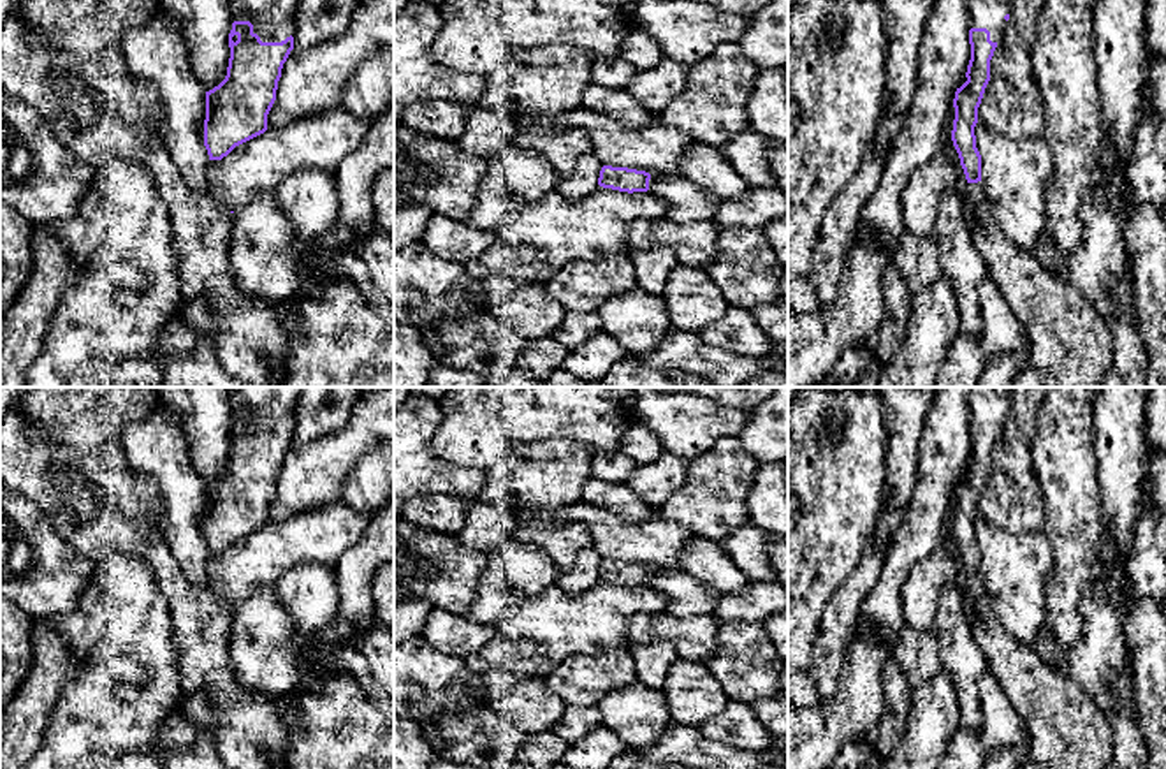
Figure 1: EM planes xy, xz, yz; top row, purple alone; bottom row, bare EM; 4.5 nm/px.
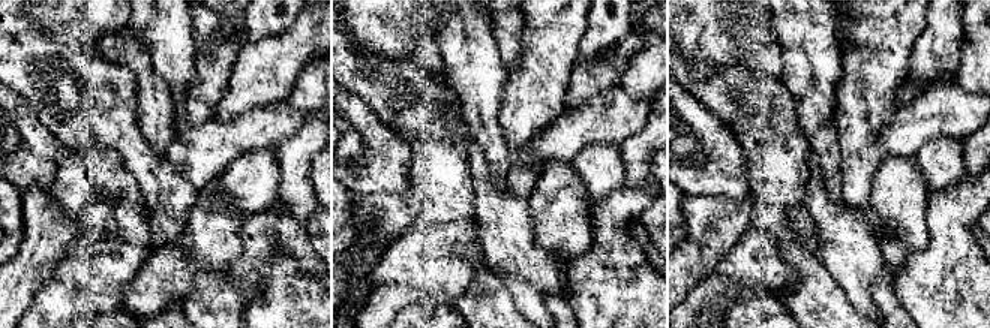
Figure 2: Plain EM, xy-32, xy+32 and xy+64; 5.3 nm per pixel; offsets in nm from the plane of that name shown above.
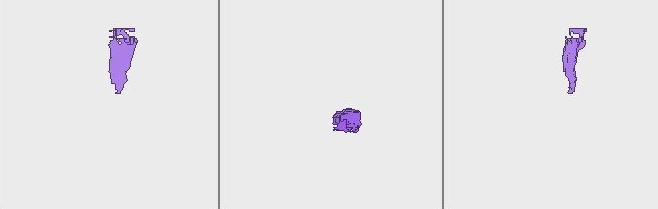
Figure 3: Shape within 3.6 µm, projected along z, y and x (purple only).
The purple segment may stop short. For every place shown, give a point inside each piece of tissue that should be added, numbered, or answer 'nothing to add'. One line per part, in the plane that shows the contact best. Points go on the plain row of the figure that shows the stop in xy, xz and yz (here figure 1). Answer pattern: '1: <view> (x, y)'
1: xy (273, 409)
2: yz (975, 592)

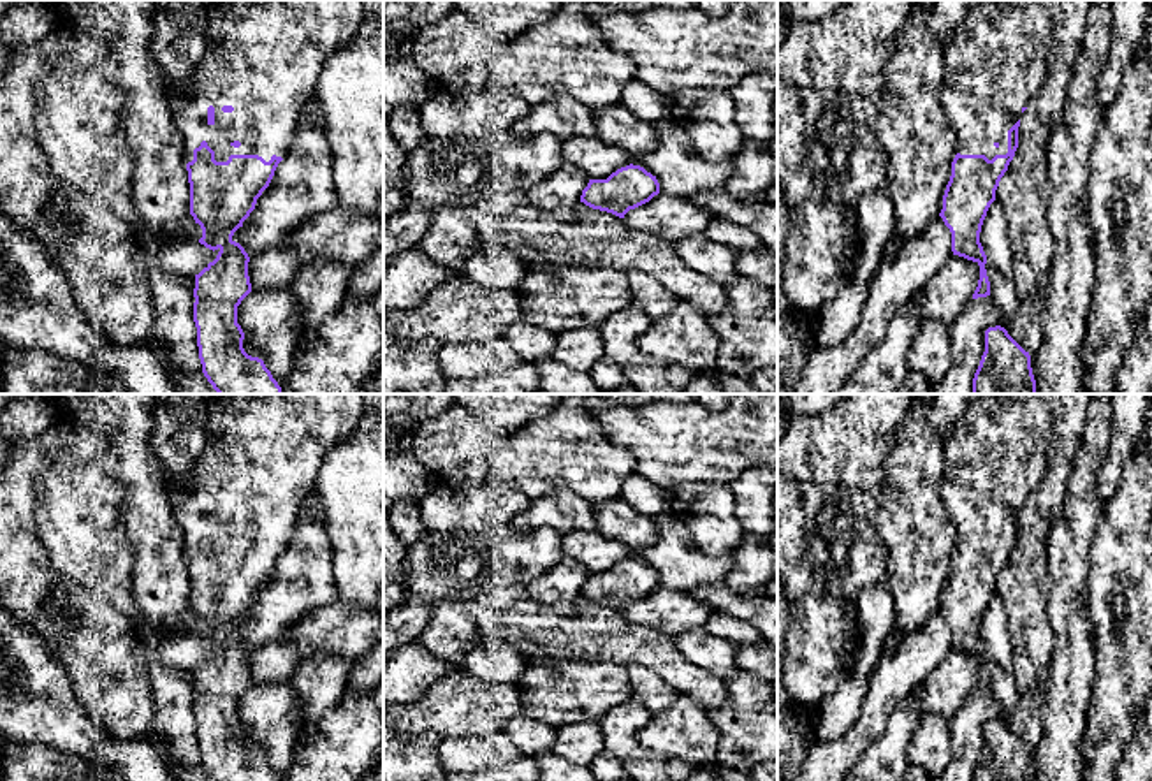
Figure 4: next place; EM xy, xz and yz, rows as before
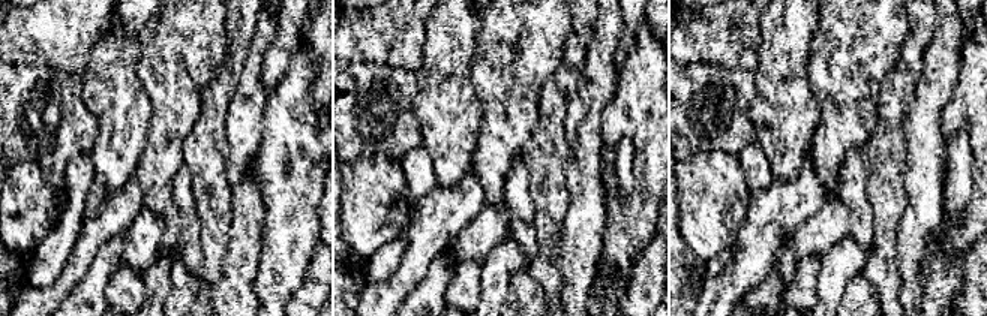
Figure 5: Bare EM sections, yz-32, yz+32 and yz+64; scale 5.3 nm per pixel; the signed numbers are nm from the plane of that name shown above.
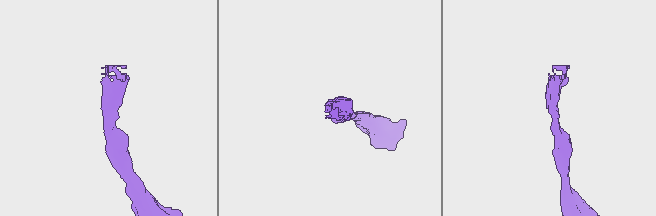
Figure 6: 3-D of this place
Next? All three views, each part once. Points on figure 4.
1: xy (262, 451)

